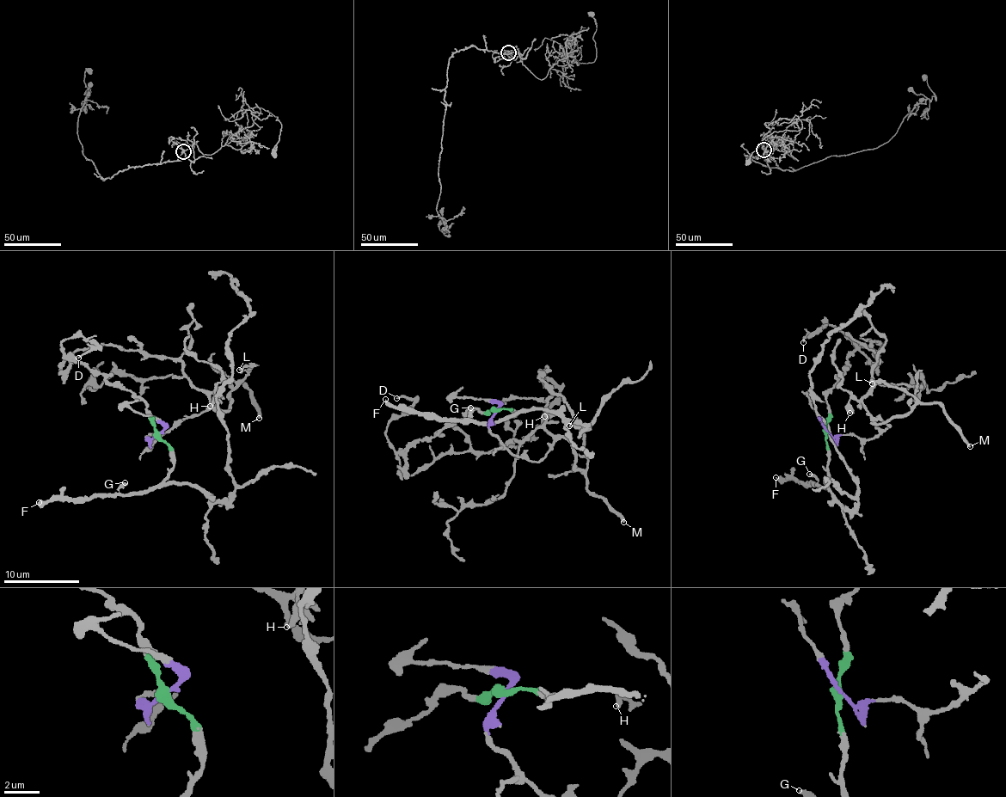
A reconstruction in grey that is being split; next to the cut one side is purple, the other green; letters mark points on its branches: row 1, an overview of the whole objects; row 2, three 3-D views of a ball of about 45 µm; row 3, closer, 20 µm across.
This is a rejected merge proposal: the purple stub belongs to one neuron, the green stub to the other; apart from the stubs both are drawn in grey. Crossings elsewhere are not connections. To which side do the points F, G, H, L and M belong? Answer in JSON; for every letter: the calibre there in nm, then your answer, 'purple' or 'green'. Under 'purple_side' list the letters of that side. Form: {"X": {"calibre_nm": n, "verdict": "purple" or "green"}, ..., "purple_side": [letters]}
{"F": {"calibre_nm": 380, "verdict": "green"}, "G": {"calibre_nm": 300, "verdict": "green"}, "H": {"calibre_nm": 280, "verdict": "purple"}, "L": {"calibre_nm": 260, "verdict": "purple"}, "M": {"calibre_nm": 280, "verdict": "purple"}, "purple_side": ["H", "L", "M"]}

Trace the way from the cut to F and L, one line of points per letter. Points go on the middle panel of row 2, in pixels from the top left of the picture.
F: (496, 410), (518, 412), (494, 421), (443, 421), (402, 412), (385, 399)
L: (496, 410), (489, 432), (511, 450), (542, 460), (564, 438), (583, 470), (585, 437), (569, 426)

